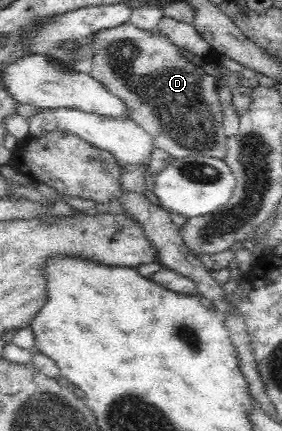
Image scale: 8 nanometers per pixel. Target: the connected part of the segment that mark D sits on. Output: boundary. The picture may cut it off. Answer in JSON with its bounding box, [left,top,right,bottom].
[90,20,229,158]

